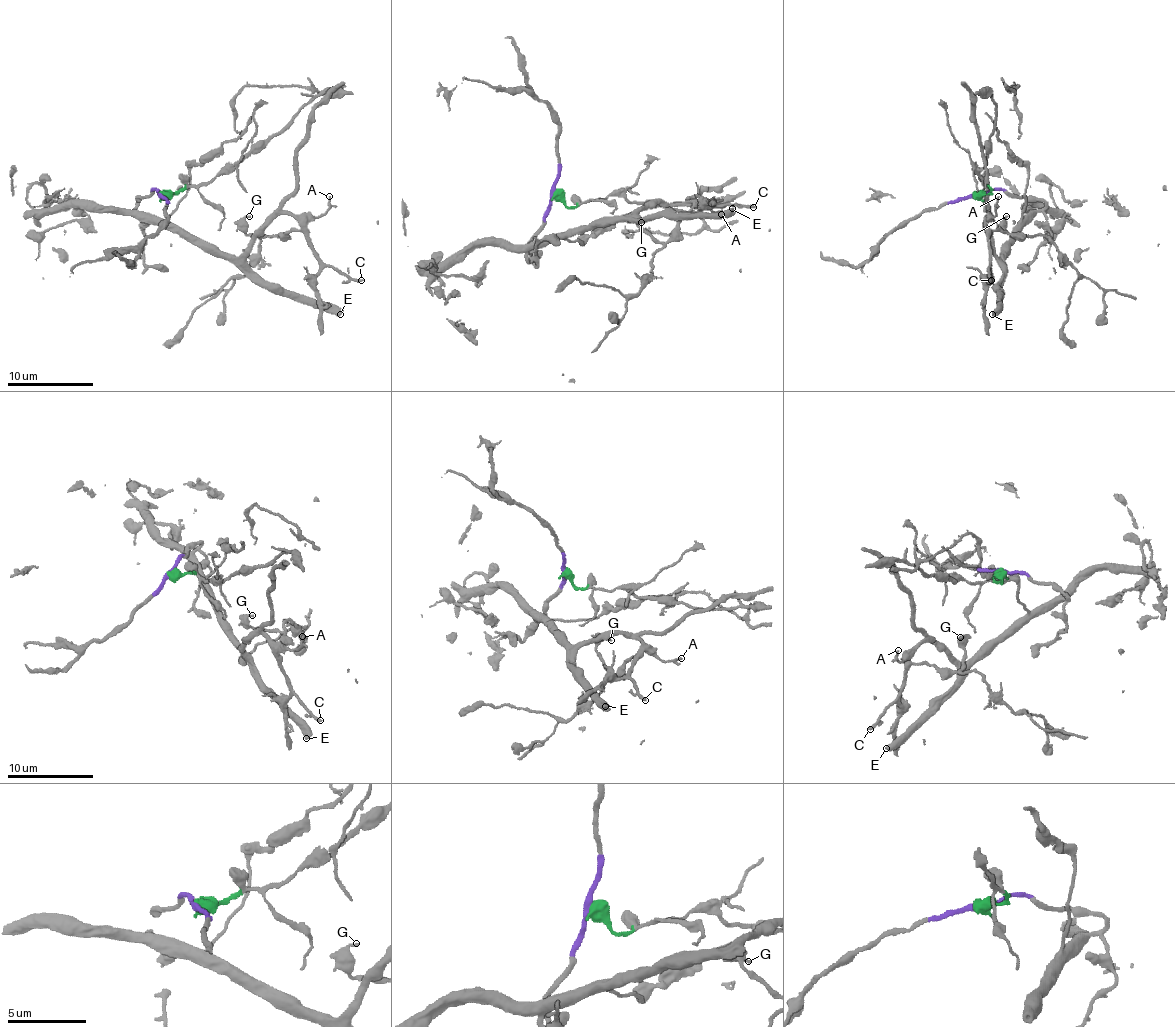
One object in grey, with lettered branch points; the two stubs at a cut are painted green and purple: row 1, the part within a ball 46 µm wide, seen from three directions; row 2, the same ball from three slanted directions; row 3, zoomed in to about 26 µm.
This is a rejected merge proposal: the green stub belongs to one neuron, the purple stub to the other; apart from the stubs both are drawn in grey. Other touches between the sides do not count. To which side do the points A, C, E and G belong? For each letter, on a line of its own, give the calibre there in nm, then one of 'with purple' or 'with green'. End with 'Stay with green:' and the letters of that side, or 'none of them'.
A: 160 nm thick; with purple
C: 260 nm thick; with purple
E: 500 nm thick; with purple
G: 200 nm thick; with purple
Stay with green: none of them

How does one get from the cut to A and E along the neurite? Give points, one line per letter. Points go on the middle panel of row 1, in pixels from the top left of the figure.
A: (553, 193), (546, 216), (531, 242), (529, 262), (529, 251), (665, 201), (674, 206), (711, 208), (721, 214)
E: (553, 193), (546, 216), (531, 242), (529, 262), (529, 251), (592, 225), (665, 216), (719, 216), (732, 208)

